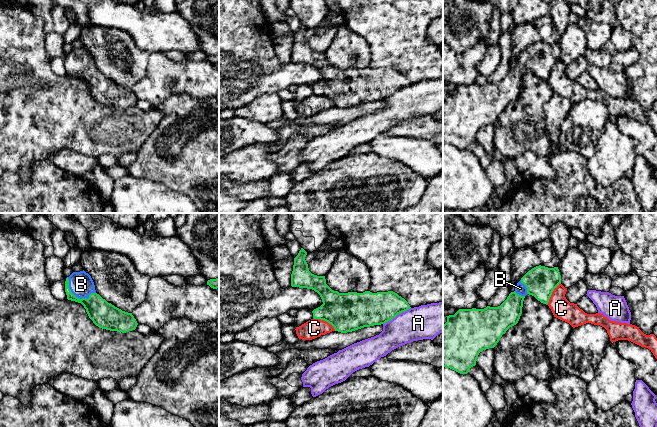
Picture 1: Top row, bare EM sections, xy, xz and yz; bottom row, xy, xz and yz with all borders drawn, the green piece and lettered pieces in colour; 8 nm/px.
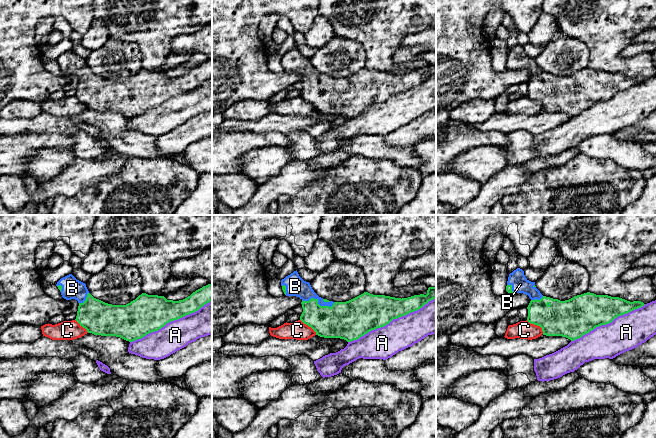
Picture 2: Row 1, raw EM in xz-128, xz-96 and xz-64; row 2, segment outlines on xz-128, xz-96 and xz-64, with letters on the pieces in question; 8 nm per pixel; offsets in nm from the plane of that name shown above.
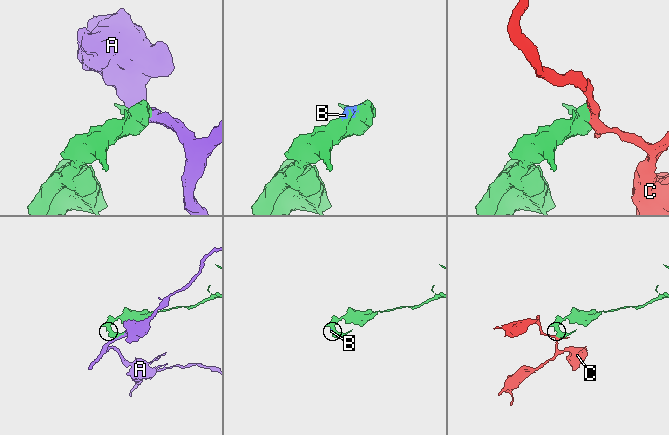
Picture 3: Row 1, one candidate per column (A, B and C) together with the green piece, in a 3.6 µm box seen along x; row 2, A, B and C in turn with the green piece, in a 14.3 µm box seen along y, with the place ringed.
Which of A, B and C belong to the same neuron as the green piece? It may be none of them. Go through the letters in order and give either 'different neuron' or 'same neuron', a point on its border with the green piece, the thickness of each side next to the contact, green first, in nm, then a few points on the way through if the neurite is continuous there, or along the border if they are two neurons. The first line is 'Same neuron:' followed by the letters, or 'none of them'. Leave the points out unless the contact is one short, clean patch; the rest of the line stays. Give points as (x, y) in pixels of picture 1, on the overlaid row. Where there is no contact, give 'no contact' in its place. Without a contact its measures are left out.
Same neuron: B
A: different neuron | xz (396, 315) | 280/280 nm
B: same neuron | xy (77, 297) | 200/190 nm
C: different neuron | xz (325, 320) | 320/150 nm | along xz (313, 317), (327, 321), (335, 330)

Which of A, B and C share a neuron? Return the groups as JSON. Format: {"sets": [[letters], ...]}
{"sets": [["A"], ["B"], ["C"]]}

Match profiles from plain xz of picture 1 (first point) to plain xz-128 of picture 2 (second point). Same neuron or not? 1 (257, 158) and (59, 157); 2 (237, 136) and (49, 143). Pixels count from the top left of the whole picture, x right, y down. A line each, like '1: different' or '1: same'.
1: same
2: same

